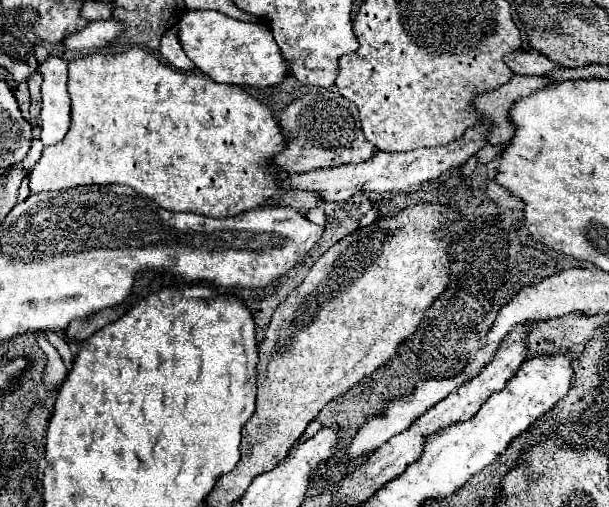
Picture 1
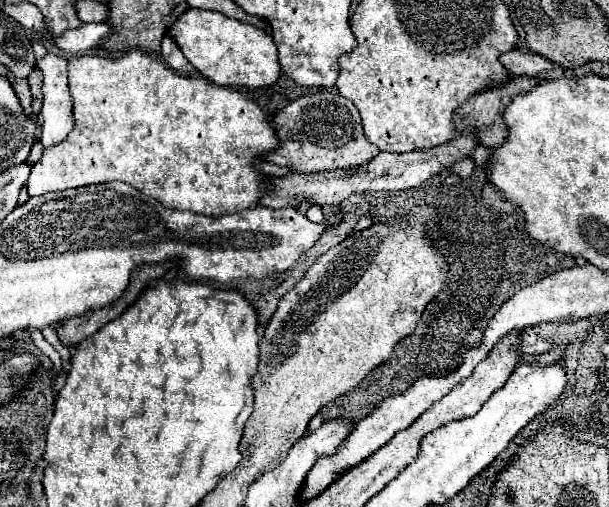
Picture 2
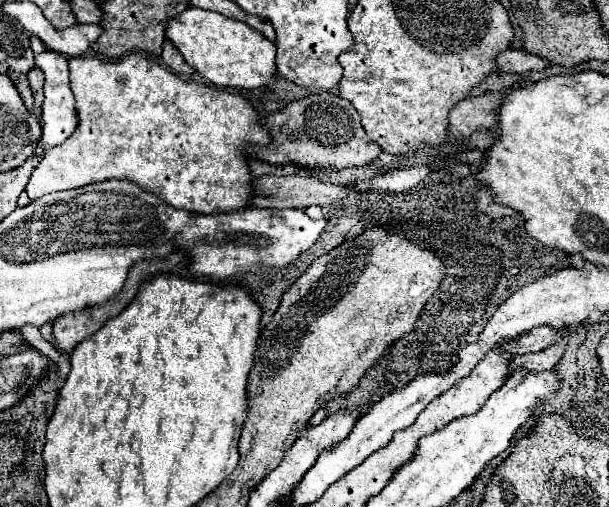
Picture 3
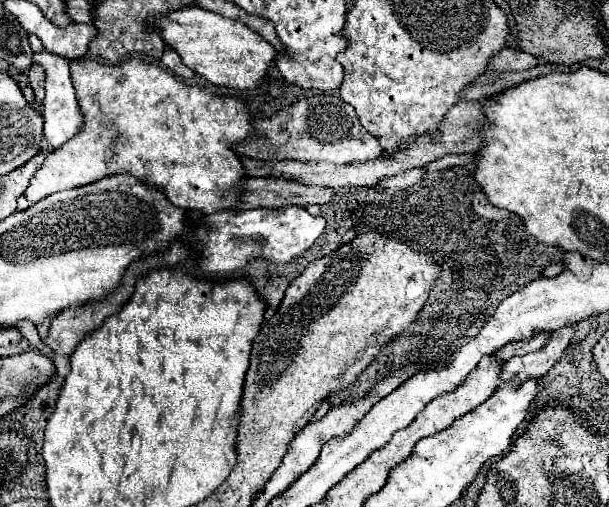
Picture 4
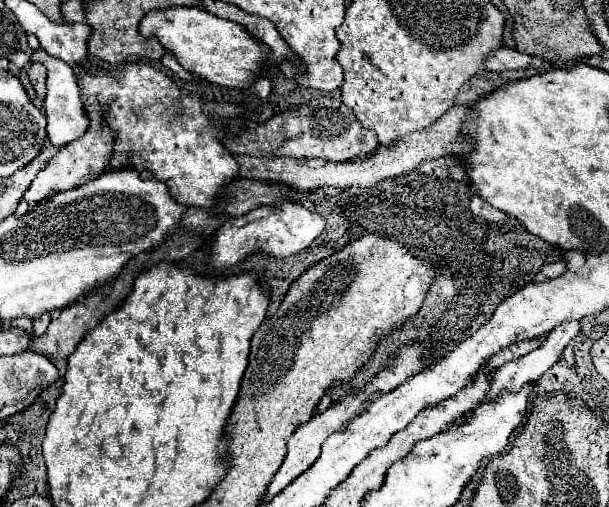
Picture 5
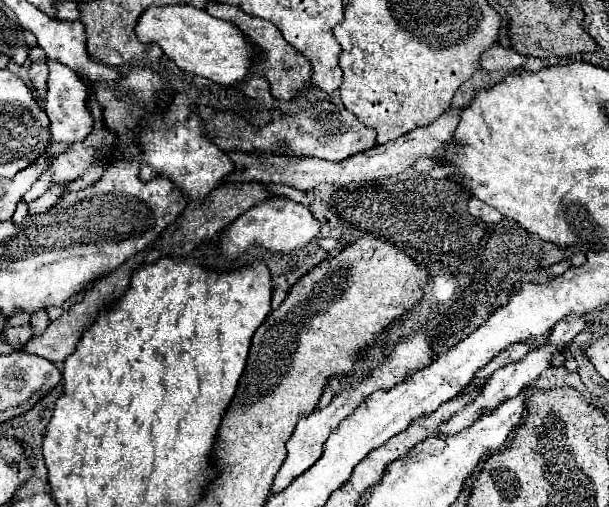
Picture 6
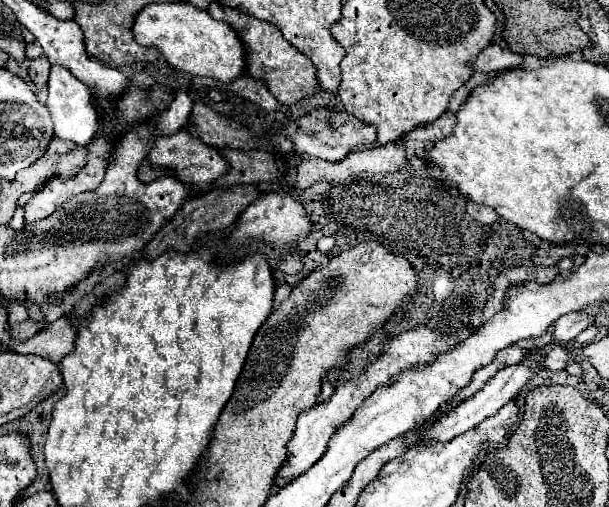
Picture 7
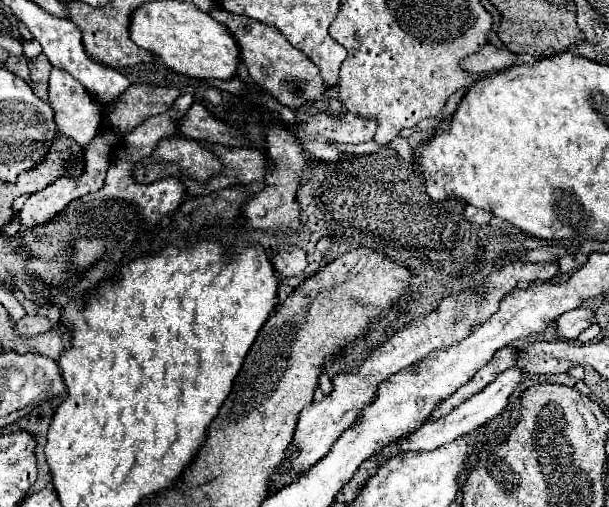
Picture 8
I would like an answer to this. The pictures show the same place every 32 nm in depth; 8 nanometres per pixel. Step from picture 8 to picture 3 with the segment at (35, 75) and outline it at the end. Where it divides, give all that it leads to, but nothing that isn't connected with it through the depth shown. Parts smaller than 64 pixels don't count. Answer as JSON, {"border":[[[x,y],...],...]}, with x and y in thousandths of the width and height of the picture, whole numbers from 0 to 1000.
{"border":[[[56,130],[49,142],[46,142],[46,162],[49,162],[49,174],[53,174],[53,181],[56,181],[56,221],[62,221],[66,217],[66,209],[69,209],[69,193],[72,193],[72,185],[69,185],[69,166],[72,166],[72,146],[69,146],[69,138],[62,134],[62,130]]]}

